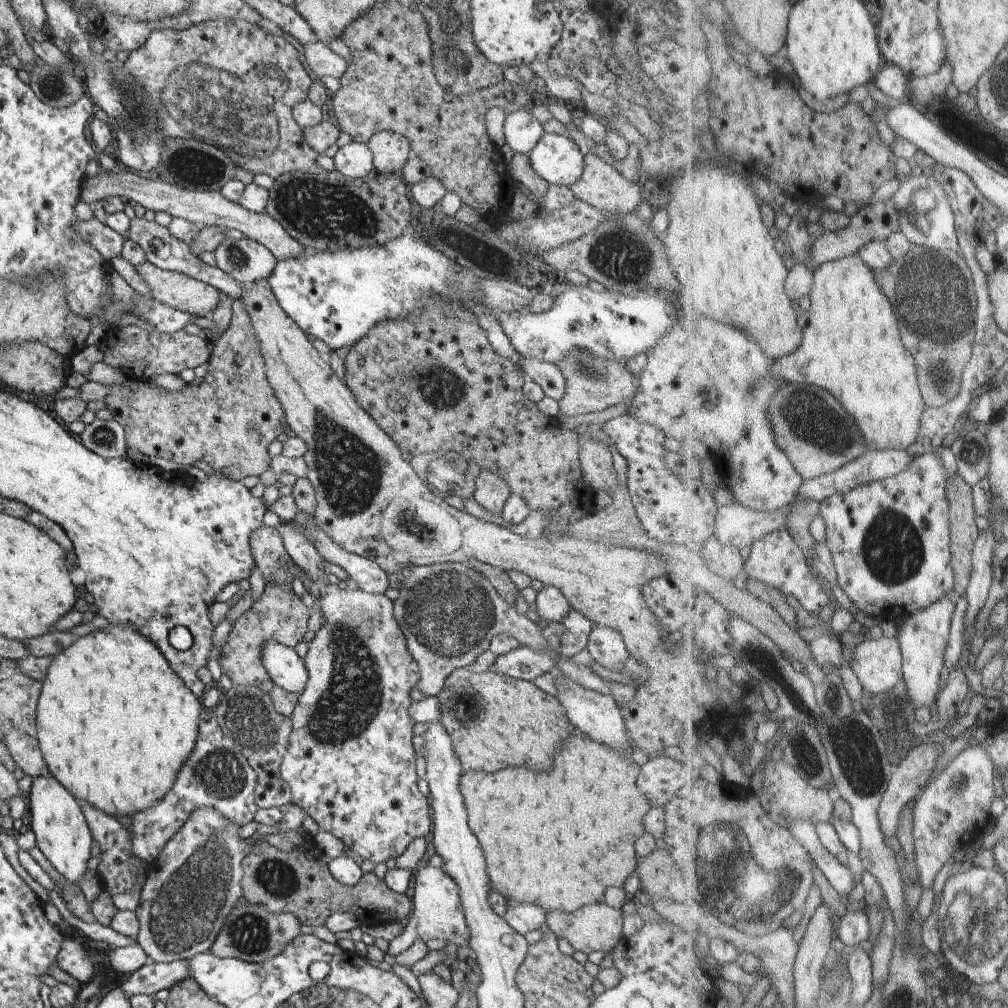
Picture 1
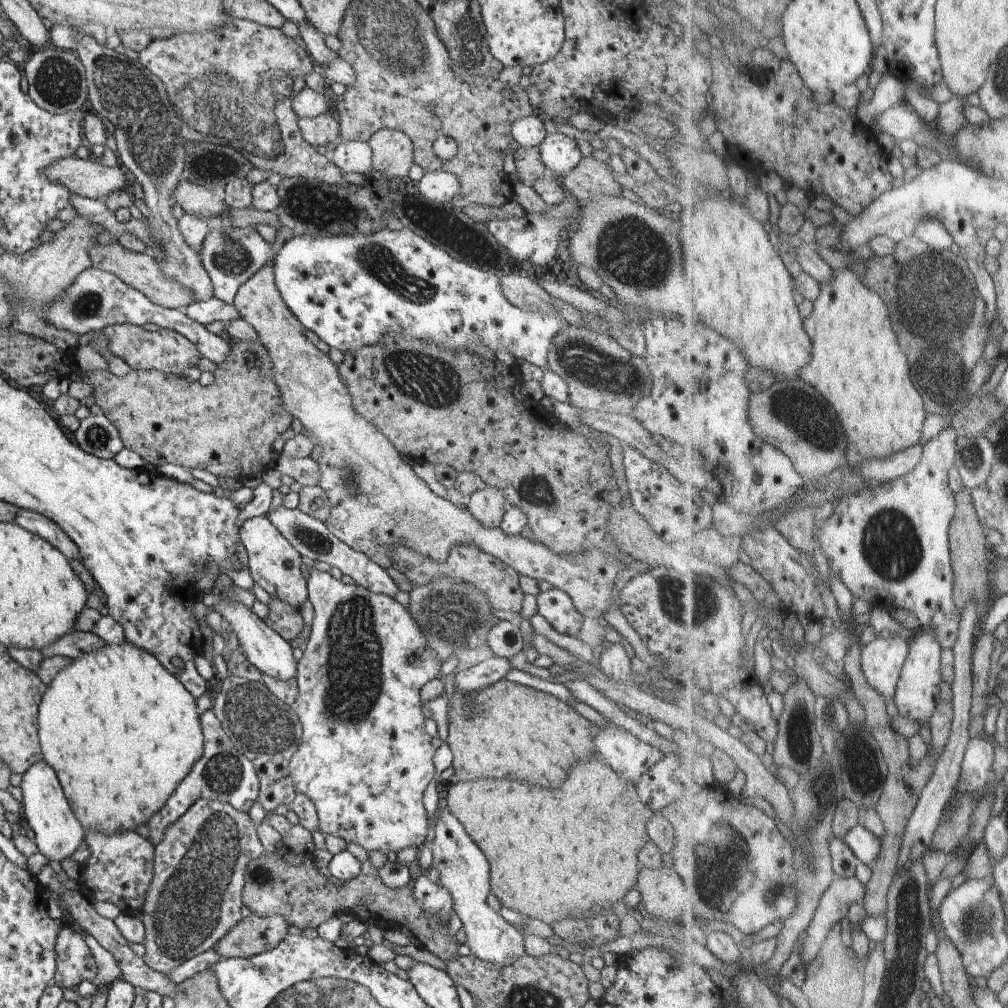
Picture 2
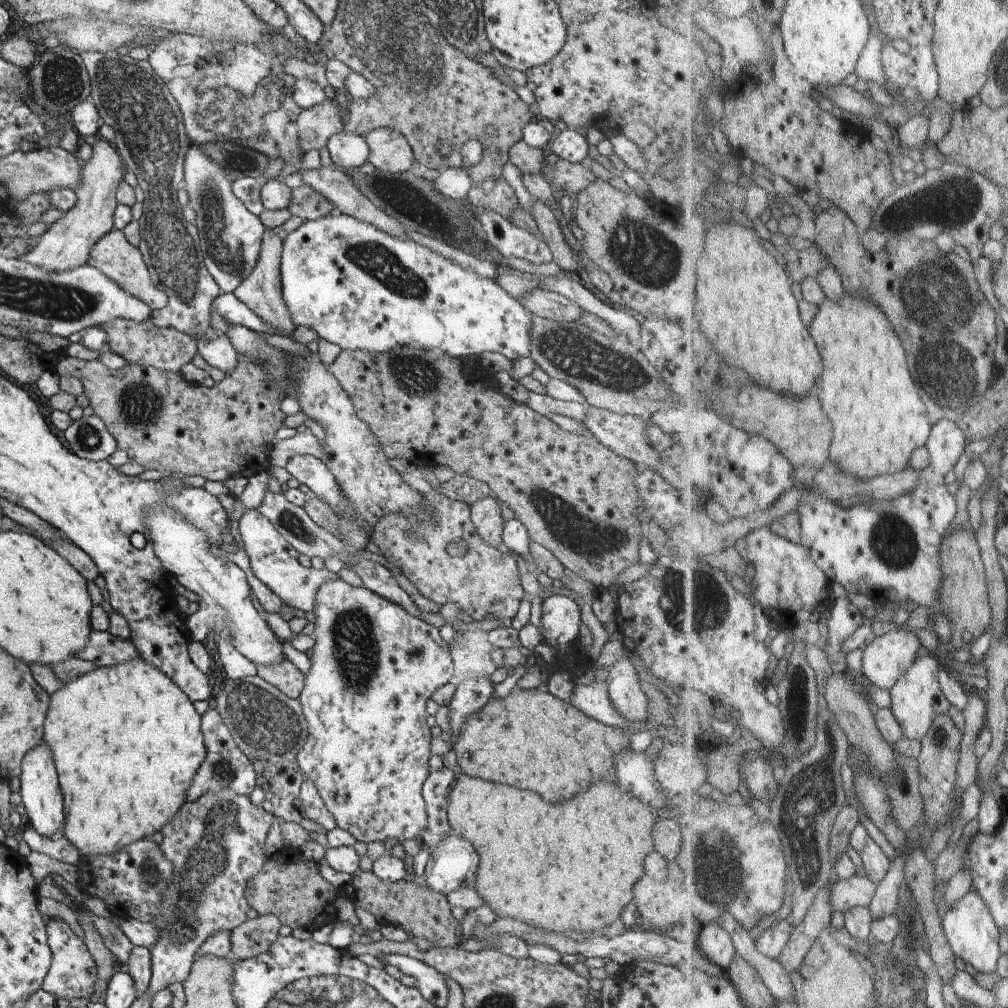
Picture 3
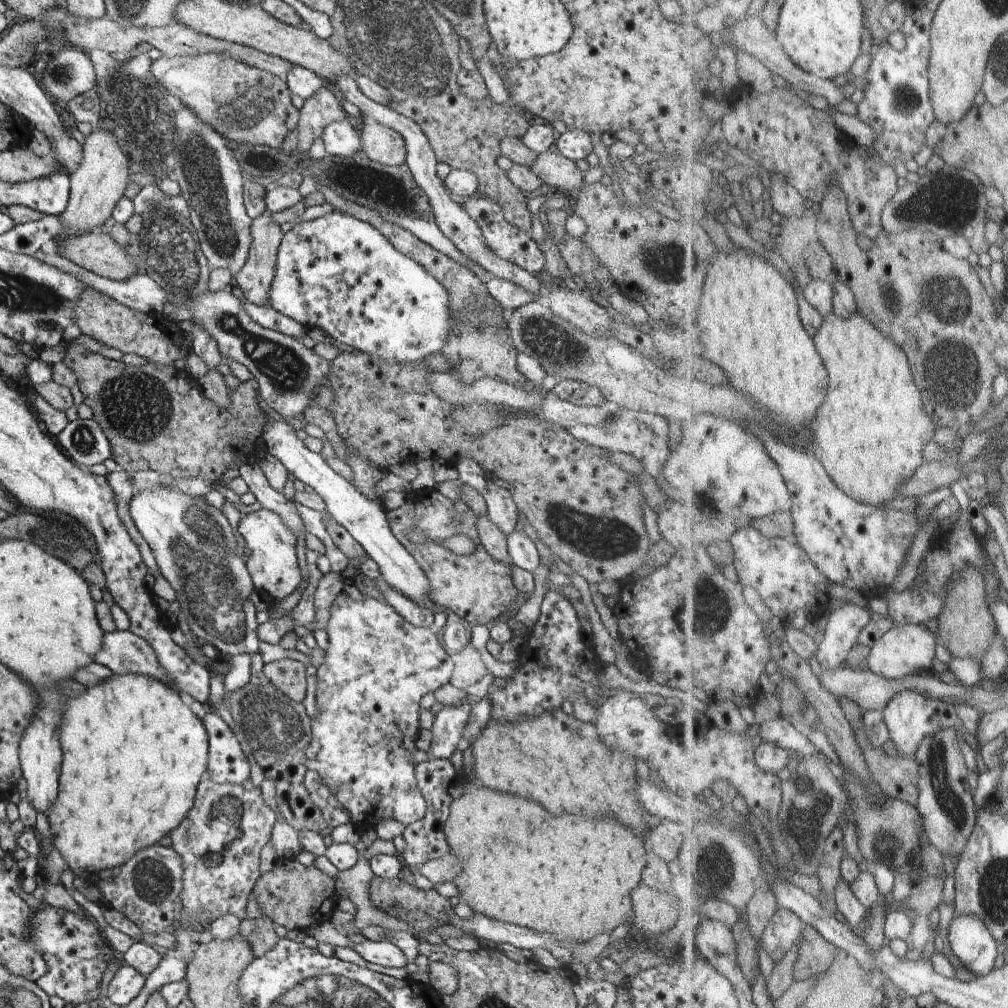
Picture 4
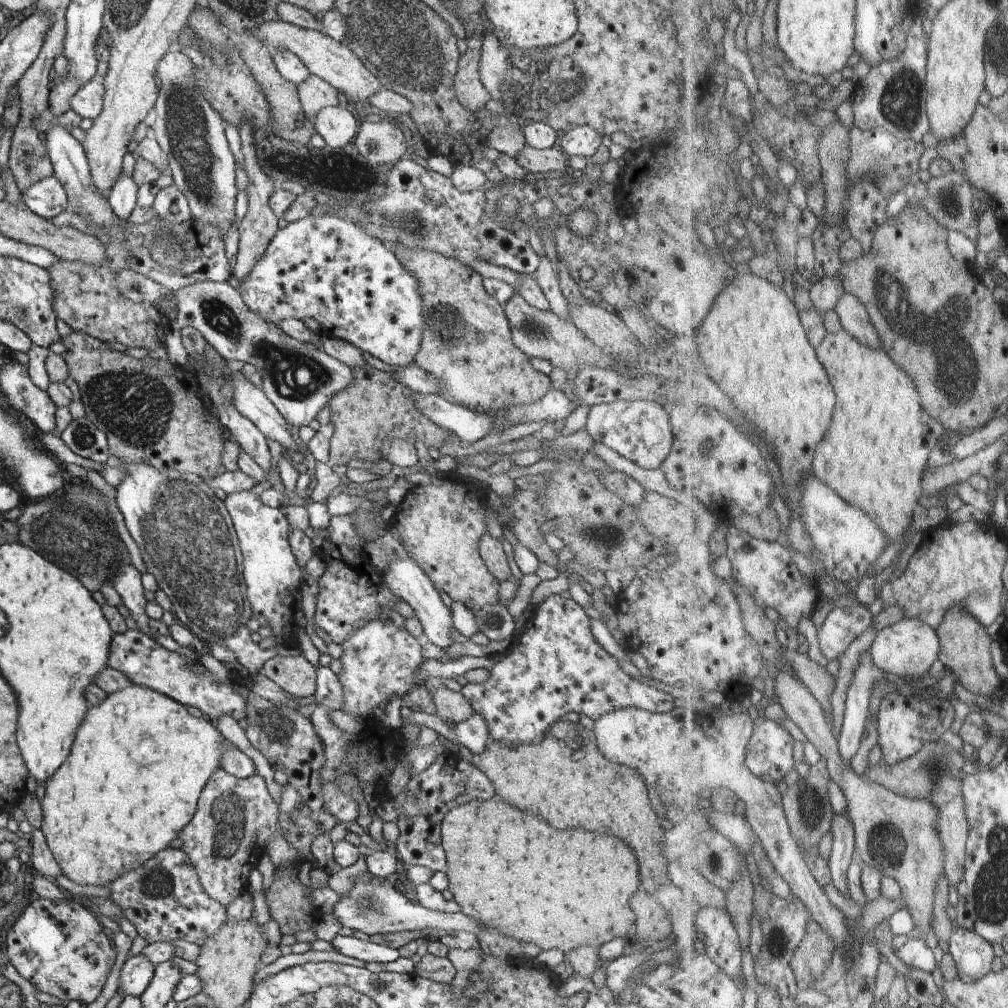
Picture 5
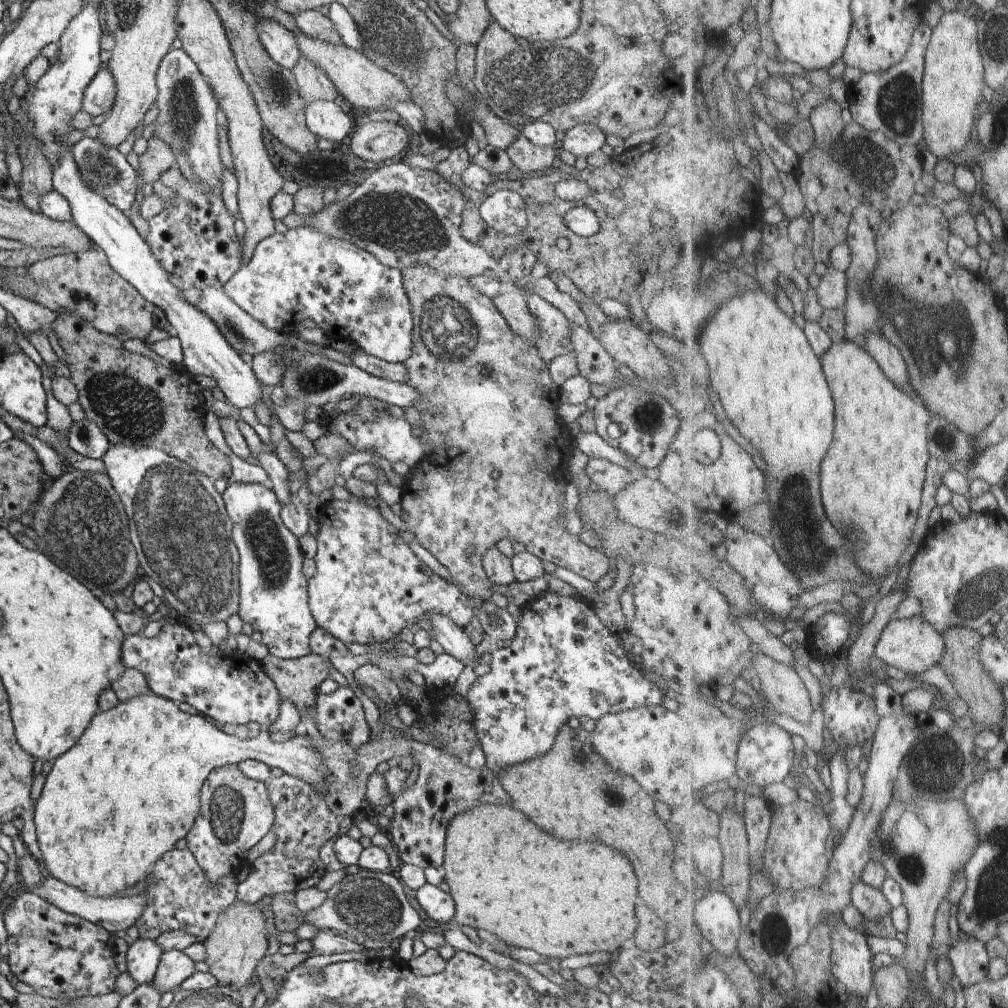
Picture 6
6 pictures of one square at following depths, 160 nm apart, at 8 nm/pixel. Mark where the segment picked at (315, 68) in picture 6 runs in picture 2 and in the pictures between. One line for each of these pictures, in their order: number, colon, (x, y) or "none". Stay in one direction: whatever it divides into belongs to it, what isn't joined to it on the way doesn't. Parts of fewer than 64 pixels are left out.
2: (318, 131)
3: (315, 125)
4: (322, 108)
5: (314, 93)

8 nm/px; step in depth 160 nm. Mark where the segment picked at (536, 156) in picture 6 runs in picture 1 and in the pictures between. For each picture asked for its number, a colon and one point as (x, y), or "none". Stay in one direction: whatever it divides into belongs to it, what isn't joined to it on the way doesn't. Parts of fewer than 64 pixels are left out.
1: (600, 185)
2: (591, 177)
3: (570, 177)
4: (557, 172)
5: (549, 161)

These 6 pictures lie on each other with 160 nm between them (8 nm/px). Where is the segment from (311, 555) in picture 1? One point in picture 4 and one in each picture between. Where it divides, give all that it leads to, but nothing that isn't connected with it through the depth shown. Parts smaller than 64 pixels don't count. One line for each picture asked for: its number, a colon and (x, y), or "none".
2: (365, 759)
3: (373, 667)
4: (378, 666)

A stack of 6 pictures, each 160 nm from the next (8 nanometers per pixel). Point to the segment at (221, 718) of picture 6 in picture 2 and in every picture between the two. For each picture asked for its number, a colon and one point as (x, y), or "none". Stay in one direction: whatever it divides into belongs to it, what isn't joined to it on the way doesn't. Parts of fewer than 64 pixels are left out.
2: (76, 644)
3: (102, 649)
4: (123, 652)
5: (144, 661)

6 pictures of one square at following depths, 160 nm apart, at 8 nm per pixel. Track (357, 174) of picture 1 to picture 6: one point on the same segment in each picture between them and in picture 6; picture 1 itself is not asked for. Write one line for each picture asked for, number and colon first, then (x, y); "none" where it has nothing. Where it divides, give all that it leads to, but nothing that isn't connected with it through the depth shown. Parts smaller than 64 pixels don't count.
2: (354, 155)
3: (348, 150)
4: (339, 138)
5: (337, 126)
6: (325, 119)

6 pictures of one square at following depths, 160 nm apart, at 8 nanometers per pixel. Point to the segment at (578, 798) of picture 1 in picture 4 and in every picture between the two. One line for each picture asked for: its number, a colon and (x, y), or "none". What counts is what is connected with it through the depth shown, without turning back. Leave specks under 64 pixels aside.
2: (552, 856)
3: (569, 868)
4: (519, 865)

